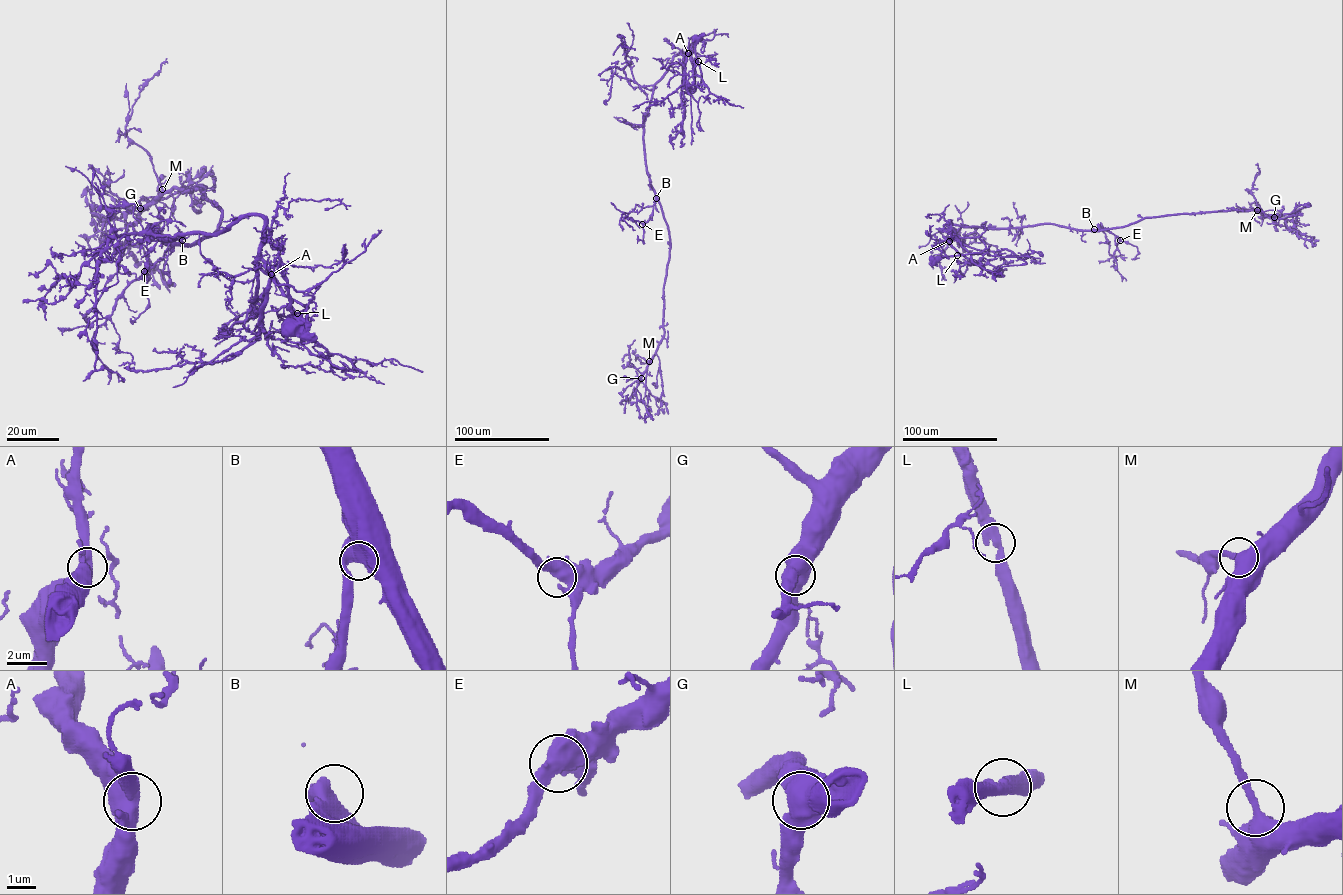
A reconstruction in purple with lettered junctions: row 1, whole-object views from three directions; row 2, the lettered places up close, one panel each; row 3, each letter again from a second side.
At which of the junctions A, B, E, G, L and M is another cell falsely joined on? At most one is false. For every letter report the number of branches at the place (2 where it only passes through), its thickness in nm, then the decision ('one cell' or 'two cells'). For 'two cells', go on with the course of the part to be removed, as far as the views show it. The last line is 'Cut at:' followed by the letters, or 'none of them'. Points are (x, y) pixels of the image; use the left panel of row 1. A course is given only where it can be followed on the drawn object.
A: 3 | 500 nm | one cell
B: 2 | 600 nm | one cell
E: 2 | 600 nm | one cell
G: 2 | 600 nm | one cell
L: 2 | 460 nm | one cell
M: 2 | 400 nm | one cell
Cut at: none of them

